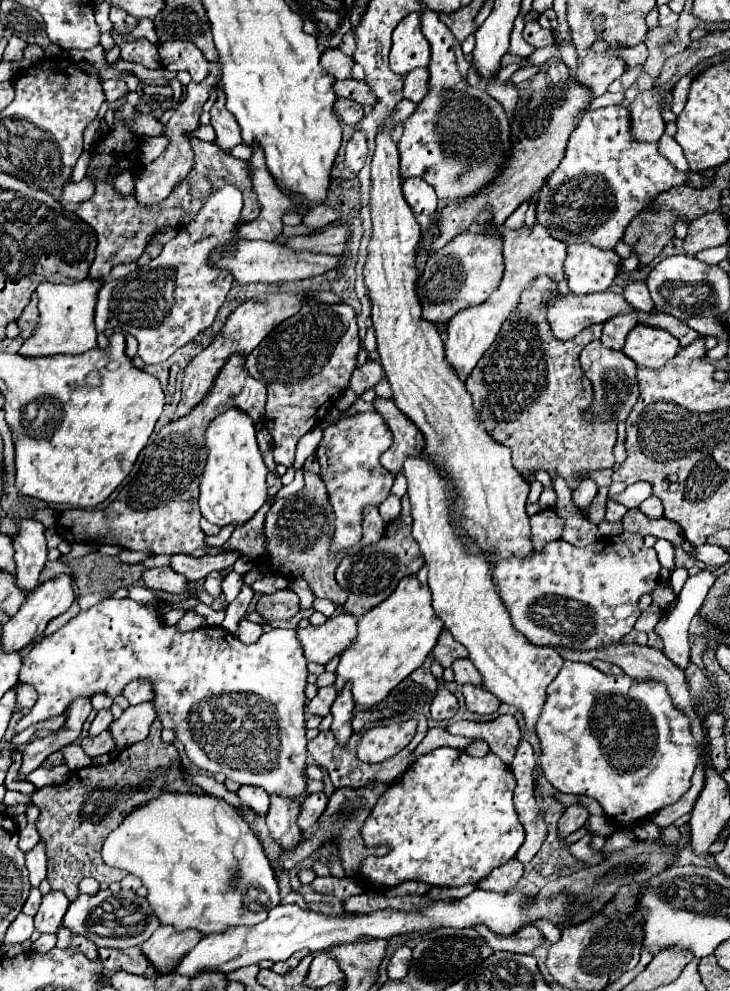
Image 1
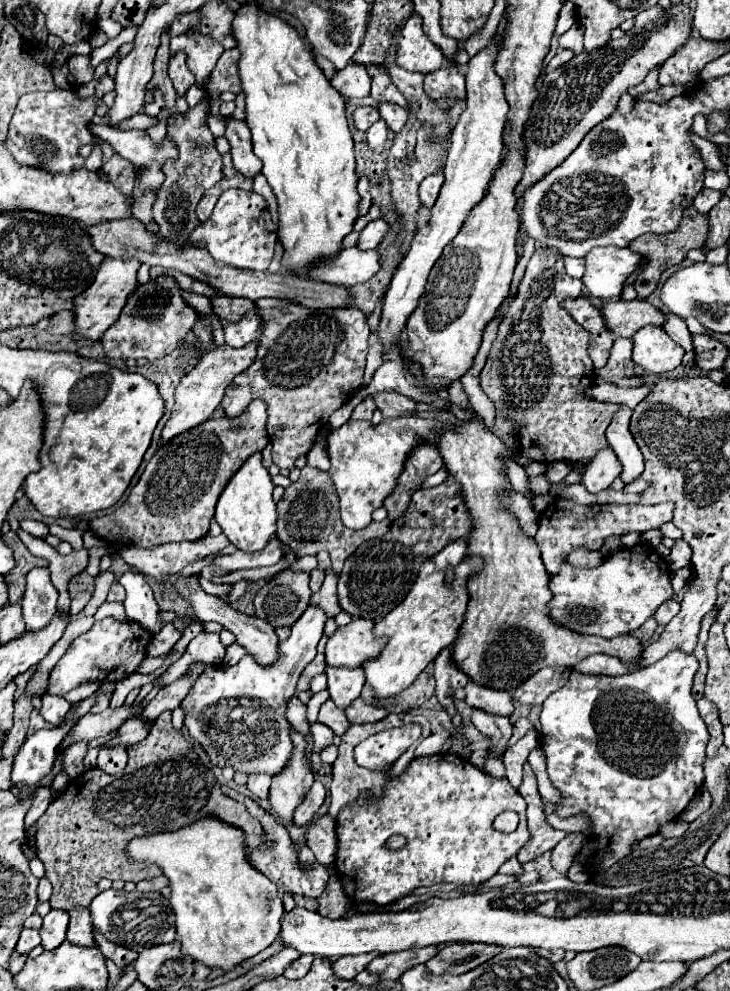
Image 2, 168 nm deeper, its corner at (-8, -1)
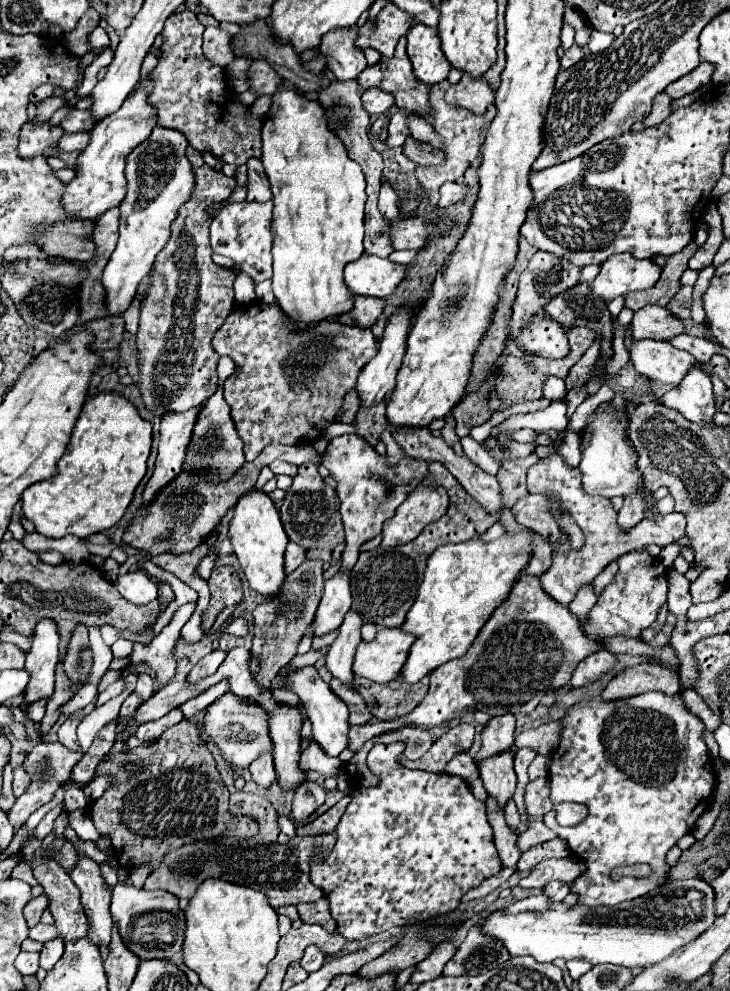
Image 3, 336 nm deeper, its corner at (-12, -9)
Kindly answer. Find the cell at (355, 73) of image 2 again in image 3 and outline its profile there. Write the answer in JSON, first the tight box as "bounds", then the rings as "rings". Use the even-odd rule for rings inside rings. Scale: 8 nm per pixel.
{"bounds":[361,88,393,114],"rings":[[[369,88],[361,92],[361,102],[369,114],[383,114],[389,106],[393,106],[393,96],[379,88]]]}

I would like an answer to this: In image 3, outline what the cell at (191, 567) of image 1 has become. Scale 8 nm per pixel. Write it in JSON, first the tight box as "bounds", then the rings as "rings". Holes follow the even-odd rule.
{"bounds":[285,542,305,574],"rings":[[[289,542],[287,550],[285,550],[285,572],[287,572],[287,574],[293,572],[303,560],[305,560],[305,550],[299,548],[297,544],[291,544],[291,542]]]}

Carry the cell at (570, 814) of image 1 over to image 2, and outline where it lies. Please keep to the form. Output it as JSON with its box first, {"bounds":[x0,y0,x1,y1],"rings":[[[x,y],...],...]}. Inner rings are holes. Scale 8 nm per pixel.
{"bounds":[551,834,587,874],"rings":[[[567,834],[565,840],[561,840],[555,848],[553,848],[553,854],[551,854],[551,866],[561,872],[561,874],[567,874],[575,854],[581,850],[583,842],[587,838],[583,834]]]}

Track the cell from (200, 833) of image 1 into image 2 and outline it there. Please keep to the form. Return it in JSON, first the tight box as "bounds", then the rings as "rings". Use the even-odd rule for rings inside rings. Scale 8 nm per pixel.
{"bounds":[127,818,283,972],"rings":[[[205,818],[177,832],[135,838],[127,846],[127,854],[131,860],[161,866],[171,886],[169,902],[177,916],[177,938],[181,940],[181,952],[205,964],[207,968],[229,972],[243,960],[253,958],[271,946],[277,938],[283,916],[283,904],[277,896],[277,886],[249,864],[245,852],[245,834],[239,828],[233,828],[215,818]]]}

